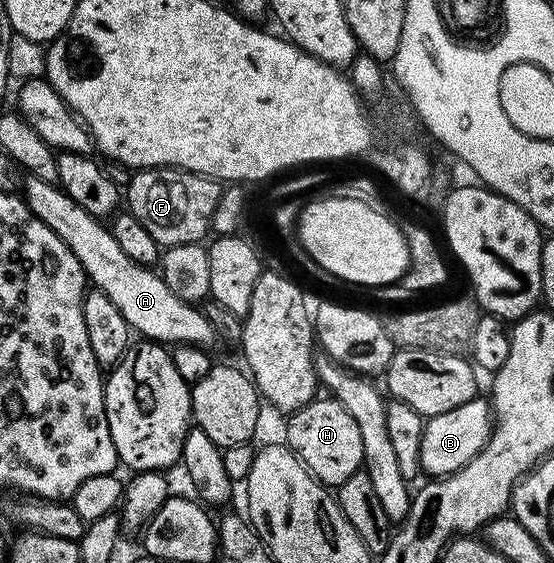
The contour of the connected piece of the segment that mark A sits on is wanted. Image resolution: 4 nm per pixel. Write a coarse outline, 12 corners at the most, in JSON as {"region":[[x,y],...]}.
{"region":[[26,174],[31,213],[136,334],[202,349],[204,310],[123,253],[57,183]]}

